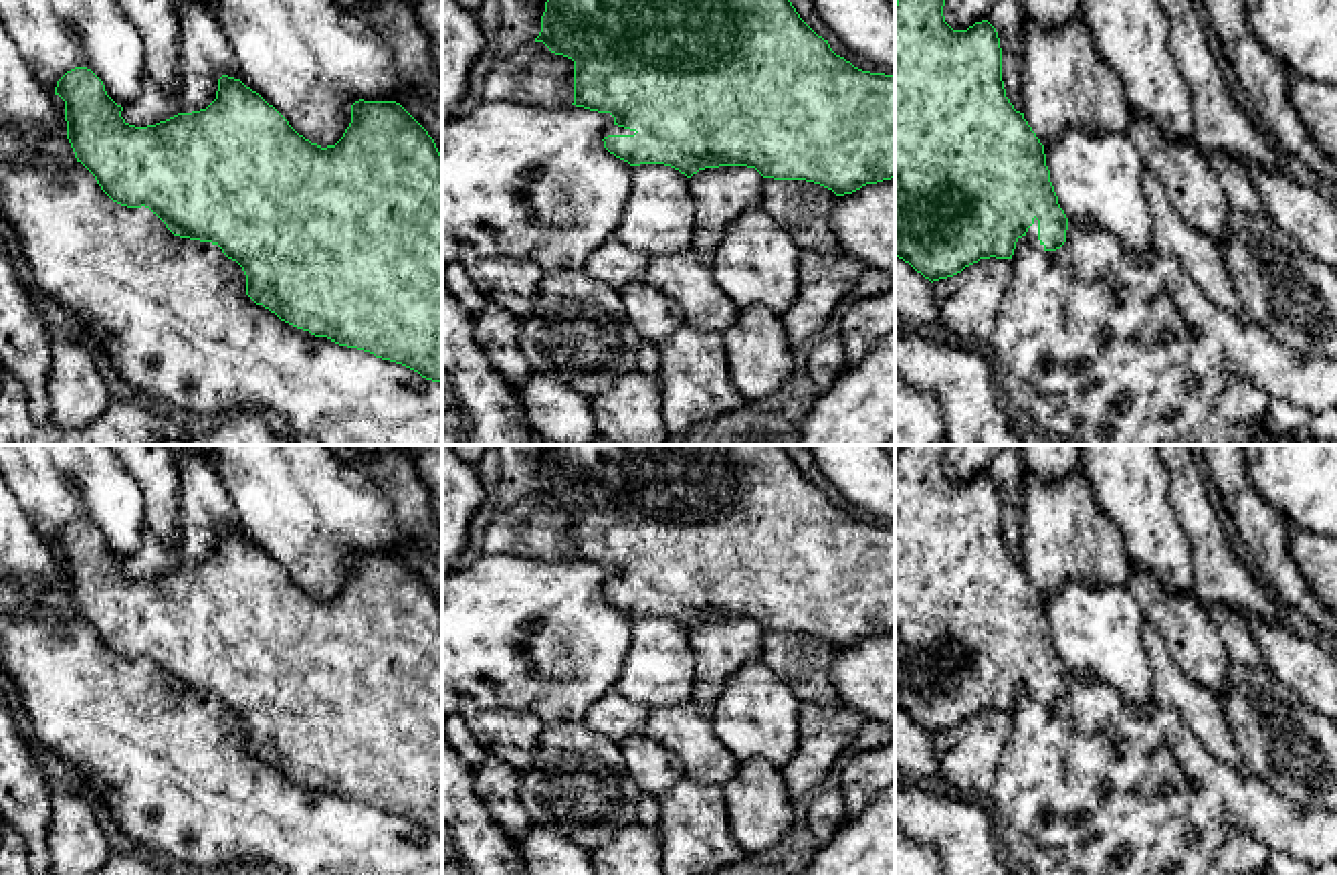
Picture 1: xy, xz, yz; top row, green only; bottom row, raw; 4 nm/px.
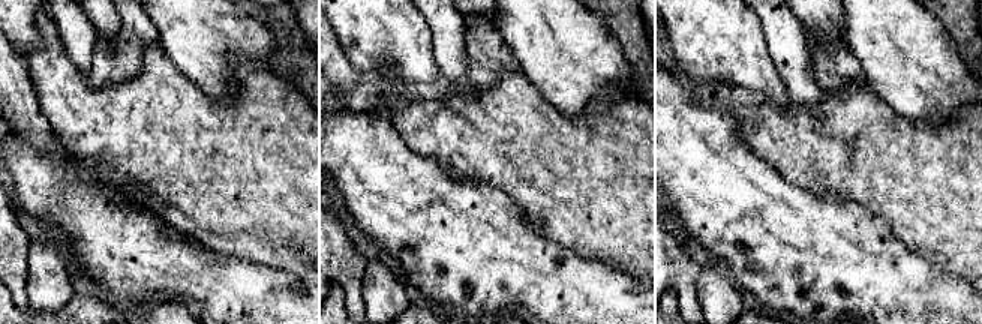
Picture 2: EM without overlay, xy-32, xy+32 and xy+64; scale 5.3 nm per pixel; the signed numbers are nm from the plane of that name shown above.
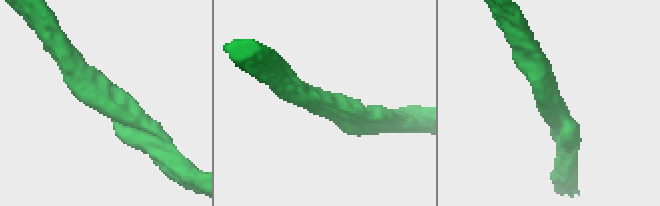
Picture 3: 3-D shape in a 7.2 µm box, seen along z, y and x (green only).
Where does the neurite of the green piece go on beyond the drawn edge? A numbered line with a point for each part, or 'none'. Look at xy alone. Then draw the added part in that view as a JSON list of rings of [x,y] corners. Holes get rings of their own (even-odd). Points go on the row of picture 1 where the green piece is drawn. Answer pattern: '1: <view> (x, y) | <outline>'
none

